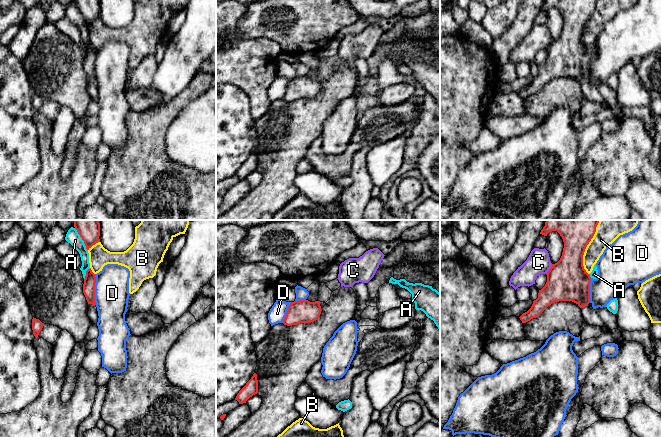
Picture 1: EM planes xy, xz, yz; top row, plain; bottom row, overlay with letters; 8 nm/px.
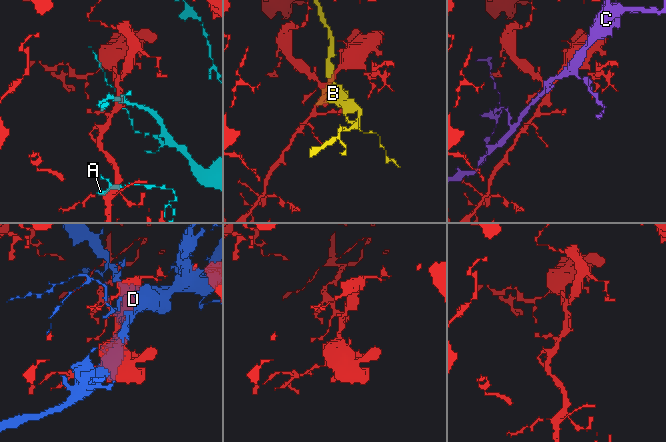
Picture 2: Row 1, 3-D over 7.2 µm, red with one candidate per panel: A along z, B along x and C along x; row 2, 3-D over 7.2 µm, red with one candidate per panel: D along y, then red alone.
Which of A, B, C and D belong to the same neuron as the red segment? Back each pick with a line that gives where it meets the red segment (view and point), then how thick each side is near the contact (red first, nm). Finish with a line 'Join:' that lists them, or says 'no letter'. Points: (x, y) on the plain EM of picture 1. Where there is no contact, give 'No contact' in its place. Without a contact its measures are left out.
Join: no letter

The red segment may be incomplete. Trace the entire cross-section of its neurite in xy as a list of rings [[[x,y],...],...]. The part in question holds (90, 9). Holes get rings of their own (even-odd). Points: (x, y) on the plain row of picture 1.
[[[74,0],[74,3],[84,17],[87,26],[100,18],[100,0]]]

